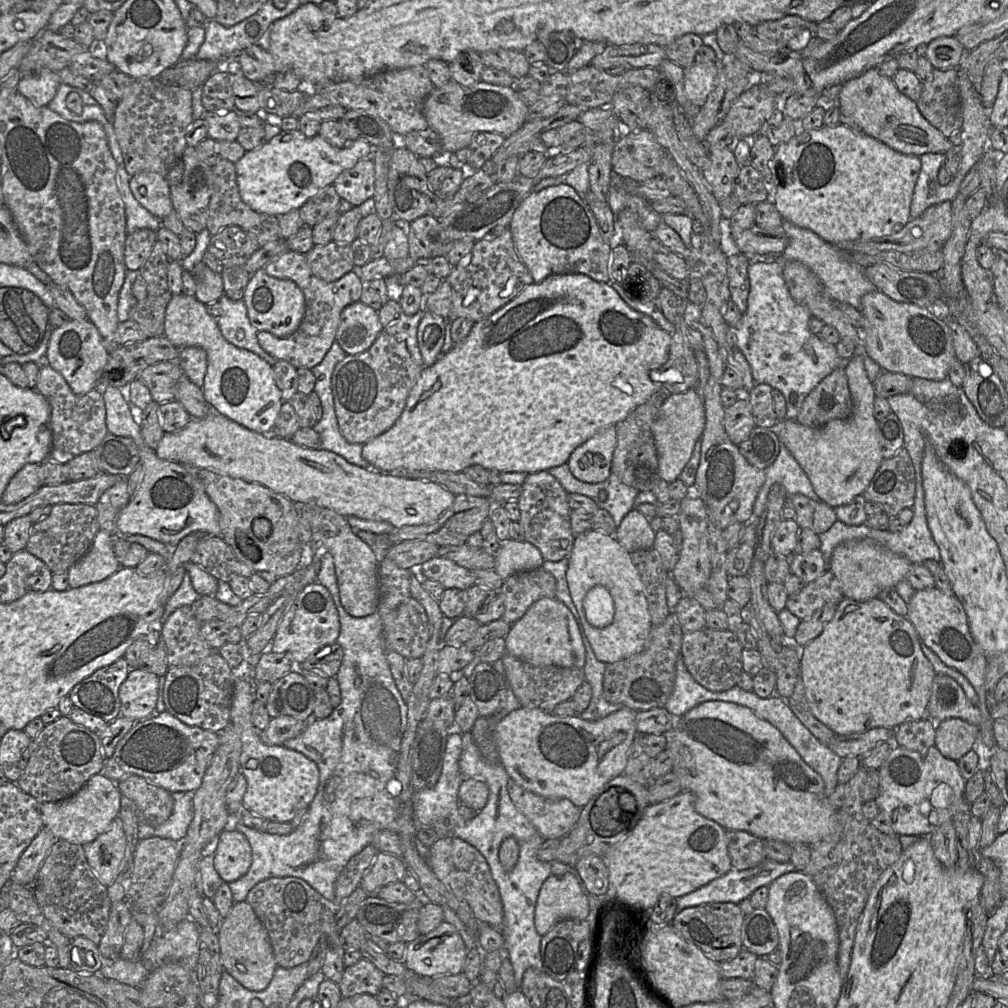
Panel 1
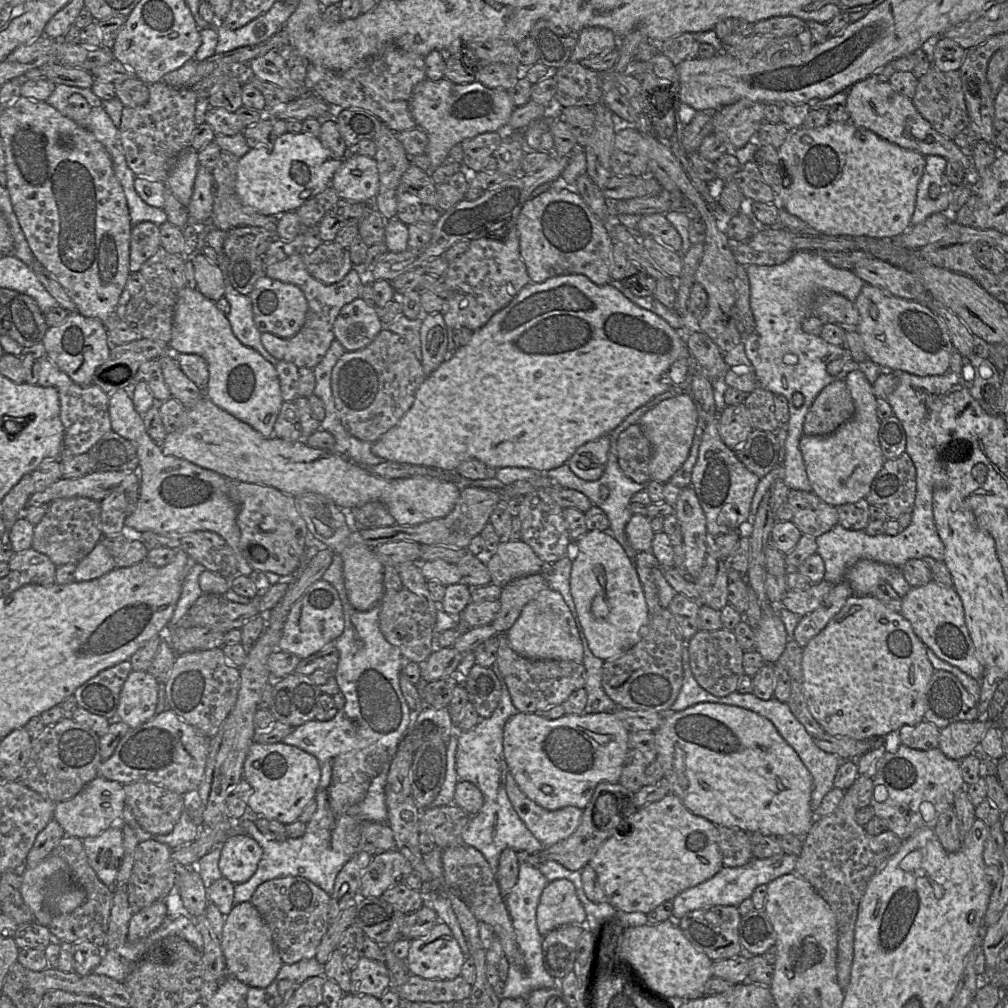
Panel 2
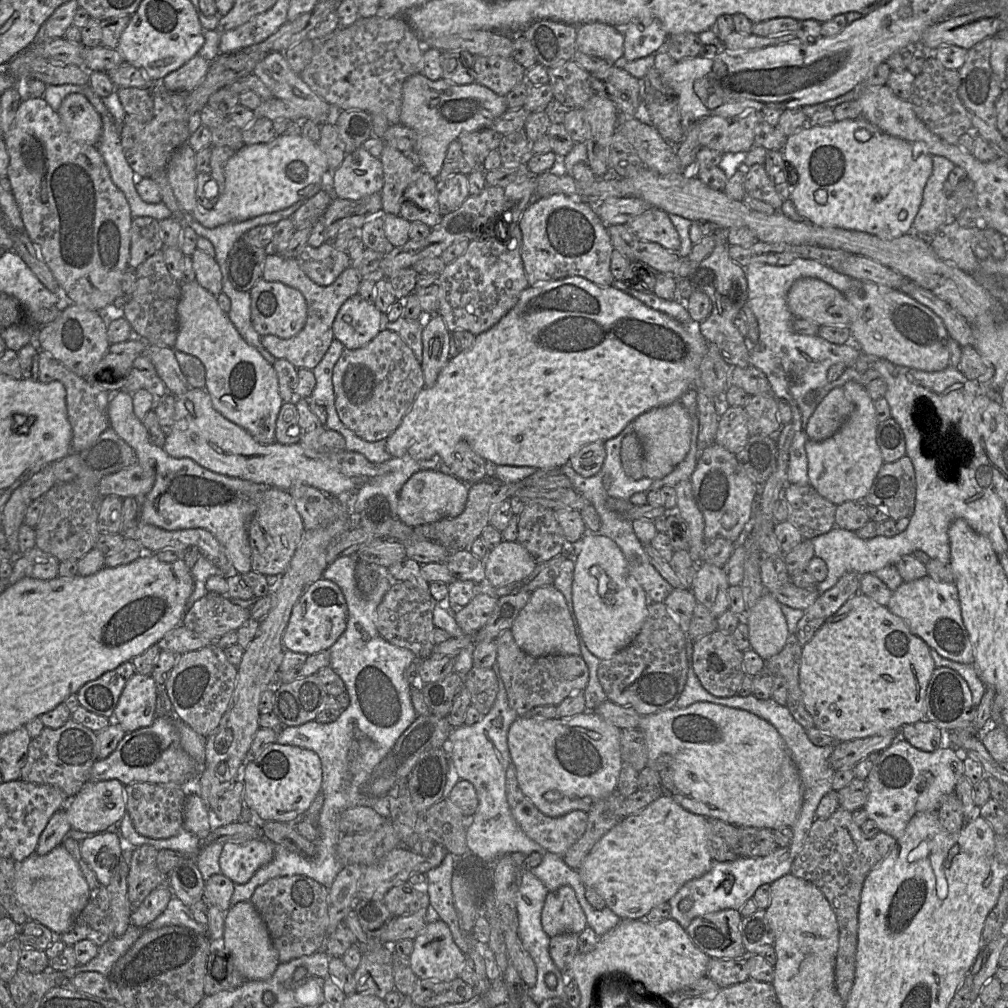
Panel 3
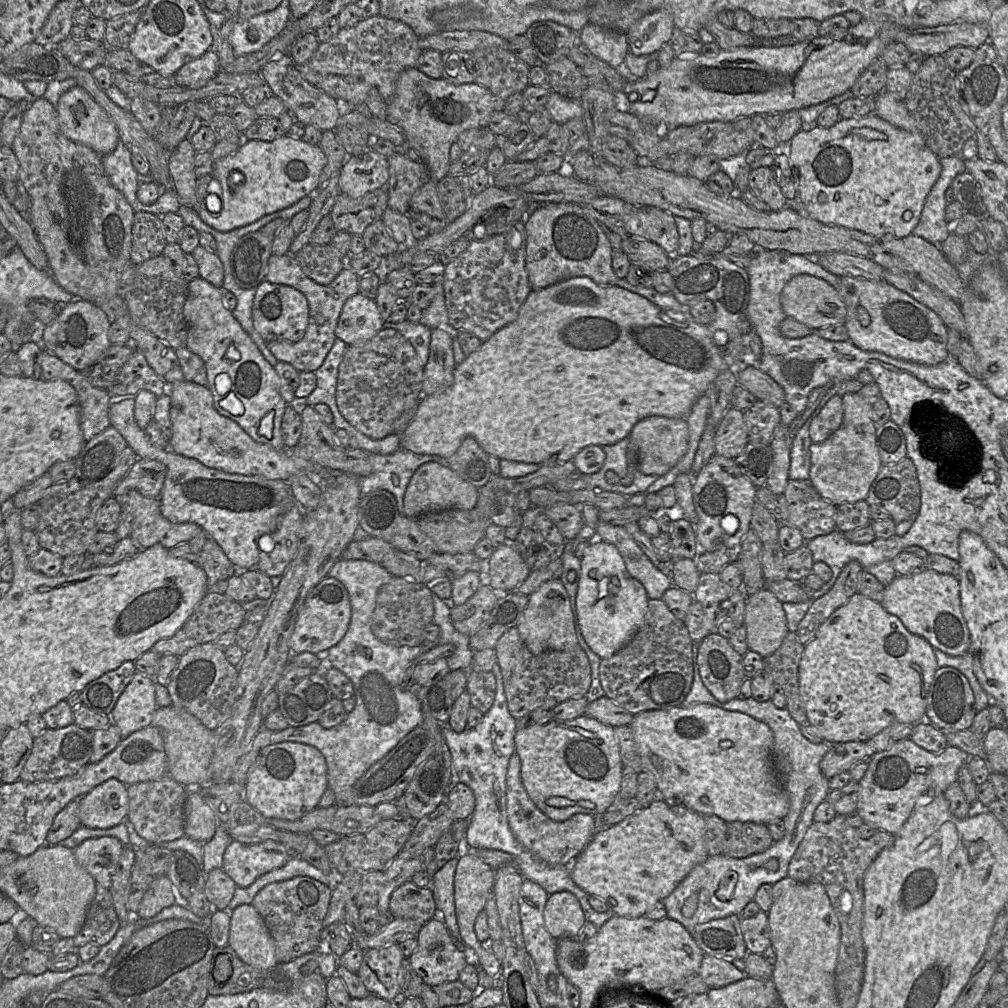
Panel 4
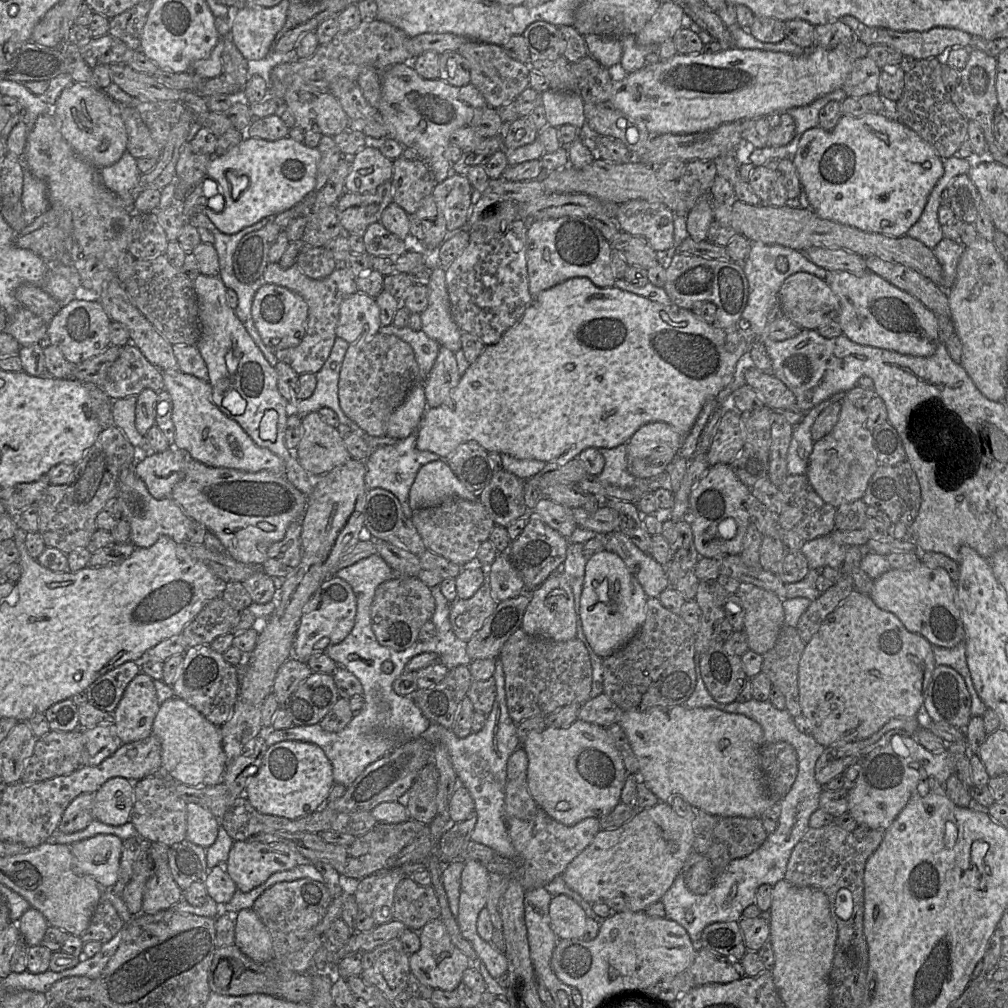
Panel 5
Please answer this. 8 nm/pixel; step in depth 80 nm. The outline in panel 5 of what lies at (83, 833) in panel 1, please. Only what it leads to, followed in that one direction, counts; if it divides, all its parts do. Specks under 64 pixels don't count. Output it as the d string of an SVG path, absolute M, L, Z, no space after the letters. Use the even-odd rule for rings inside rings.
M114 777L95 792L93 817L107 825L121 826L130 821L133 806L134 783Z

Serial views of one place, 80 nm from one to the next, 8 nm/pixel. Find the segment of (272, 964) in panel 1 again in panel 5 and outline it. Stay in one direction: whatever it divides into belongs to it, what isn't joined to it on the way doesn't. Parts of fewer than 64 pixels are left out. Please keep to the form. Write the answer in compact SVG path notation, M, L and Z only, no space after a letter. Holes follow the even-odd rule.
M252 908L233 914L235 922L234 944L257 963L268 963L274 958L270 934Z

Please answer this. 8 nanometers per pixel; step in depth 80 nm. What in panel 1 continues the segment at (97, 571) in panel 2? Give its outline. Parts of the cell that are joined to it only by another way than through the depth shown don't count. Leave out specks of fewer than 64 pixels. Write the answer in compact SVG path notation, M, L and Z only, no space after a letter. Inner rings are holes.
M100 529L88 552L67 570L69 588L100 582L120 568L113 551L112 536L106 530Z

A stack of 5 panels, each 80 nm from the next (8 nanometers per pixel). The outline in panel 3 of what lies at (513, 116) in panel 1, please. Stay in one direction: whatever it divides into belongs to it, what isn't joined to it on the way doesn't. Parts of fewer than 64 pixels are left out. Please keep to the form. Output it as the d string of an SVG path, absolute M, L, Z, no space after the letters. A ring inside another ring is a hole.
M421 74L413 75L405 80L402 86L402 106L400 111L400 124L409 127L416 134L415 151L421 160L421 167L432 178L437 178L451 142L458 139L462 133L474 132L491 127L493 122L508 110L505 96L499 96L487 87L477 82L458 85L441 78L432 81Z

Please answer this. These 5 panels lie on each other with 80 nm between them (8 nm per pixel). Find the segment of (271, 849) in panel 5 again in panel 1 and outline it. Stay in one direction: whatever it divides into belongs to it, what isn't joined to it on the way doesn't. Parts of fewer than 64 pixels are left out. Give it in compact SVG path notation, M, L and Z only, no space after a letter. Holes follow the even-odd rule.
M223 830L214 842L214 867L224 882L244 876L252 863L252 849L244 834Z

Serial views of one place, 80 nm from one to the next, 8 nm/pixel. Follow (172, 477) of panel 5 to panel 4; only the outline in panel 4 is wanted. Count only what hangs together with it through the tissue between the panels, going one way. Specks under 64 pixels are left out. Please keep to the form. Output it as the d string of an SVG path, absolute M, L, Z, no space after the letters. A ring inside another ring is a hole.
M138 459L136 463L130 468L127 475L118 483L114 490L114 497L121 497L130 490L137 490L143 496L149 498L158 498L167 473L165 464L157 460Z

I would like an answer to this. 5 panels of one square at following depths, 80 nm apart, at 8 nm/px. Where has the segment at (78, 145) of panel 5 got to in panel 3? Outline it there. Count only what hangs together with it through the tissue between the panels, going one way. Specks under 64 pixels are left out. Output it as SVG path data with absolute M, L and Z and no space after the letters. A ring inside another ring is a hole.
M70 93L57 110L66 130L74 140L96 145L102 133L102 117L81 93Z

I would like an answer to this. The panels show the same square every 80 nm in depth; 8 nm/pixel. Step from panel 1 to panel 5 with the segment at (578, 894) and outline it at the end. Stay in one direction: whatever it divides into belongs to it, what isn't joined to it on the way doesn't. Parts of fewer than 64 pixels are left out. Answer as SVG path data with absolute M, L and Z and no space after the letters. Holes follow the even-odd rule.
M567 895L554 896L549 905L550 927L559 940L582 939L587 915L581 906Z

